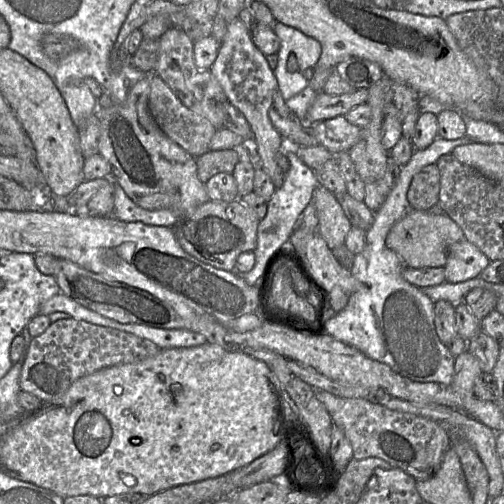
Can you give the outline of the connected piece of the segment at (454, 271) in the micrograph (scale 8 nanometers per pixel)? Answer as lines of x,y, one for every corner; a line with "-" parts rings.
464,238
448,249
445,279
450,283
458,283
479,277
490,262
479,248

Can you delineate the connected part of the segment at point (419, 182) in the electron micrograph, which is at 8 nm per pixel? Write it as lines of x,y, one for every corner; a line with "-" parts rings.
436,164
423,167
414,175
407,191
413,210
429,210
439,202
440,172

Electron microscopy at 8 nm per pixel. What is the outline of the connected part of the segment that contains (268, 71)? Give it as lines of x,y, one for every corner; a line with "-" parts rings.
239,19
228,25
218,56
209,71
221,85
229,103
238,109
249,123
257,146
258,165
269,175
276,188
281,187
284,173
277,164
276,155
284,138
269,118
269,109
273,104
278,83
266,56
254,44
250,30

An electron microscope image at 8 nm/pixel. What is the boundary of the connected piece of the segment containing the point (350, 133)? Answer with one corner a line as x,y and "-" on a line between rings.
343,115
318,122
314,125
319,145
333,155
350,151
361,137
362,128
350,123

